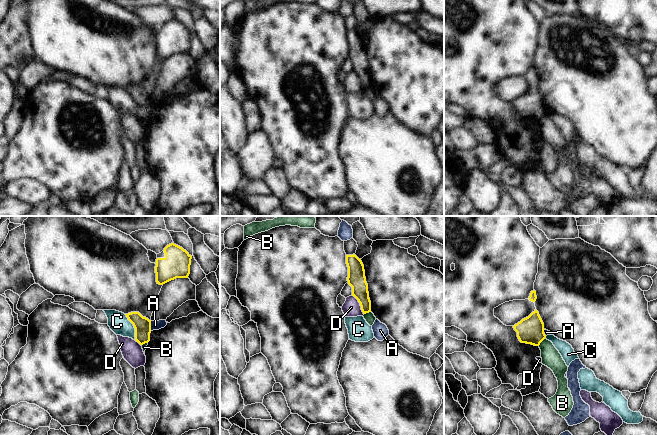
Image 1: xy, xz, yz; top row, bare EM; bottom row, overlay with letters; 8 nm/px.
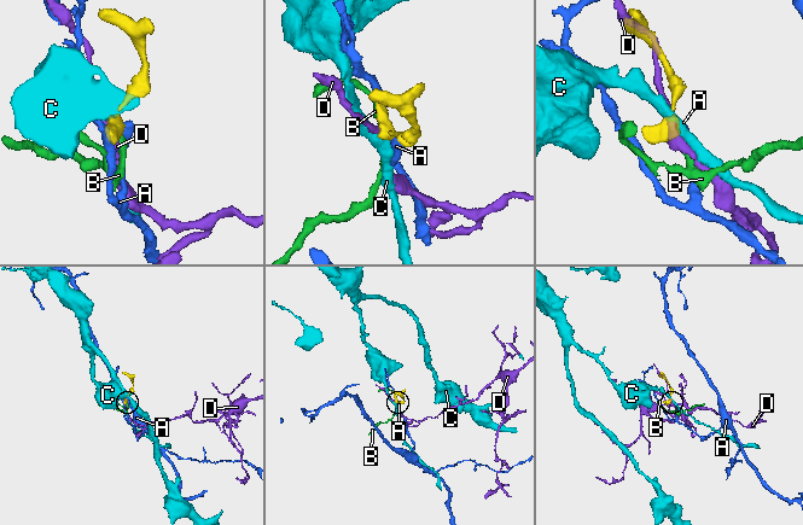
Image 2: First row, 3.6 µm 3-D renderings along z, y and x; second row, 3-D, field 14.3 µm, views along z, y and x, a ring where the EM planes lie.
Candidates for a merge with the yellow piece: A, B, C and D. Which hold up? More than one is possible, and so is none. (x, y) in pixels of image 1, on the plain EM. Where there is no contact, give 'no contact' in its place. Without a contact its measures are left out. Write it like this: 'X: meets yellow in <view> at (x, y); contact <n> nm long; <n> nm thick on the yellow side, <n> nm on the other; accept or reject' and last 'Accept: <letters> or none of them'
A: meets yellow in xy at (150, 102); contact 80 nm long; 140 nm thick on the yellow side, 80 nm on the other; reject
B: meets yellow in yz at (542, 116); contact 90 nm long; 220 nm thick on the yellow side, 150 nm on the other; reject
C: meets yellow in xy at (134, 103); contact 240 nm long; 140 nm thick on the yellow side, 160 nm on the other; reject
D: meets yellow in xz at (360, 81); contact 180 nm long; 150 nm thick on the yellow side, 140 nm on the other; reject
Accept: none of them

